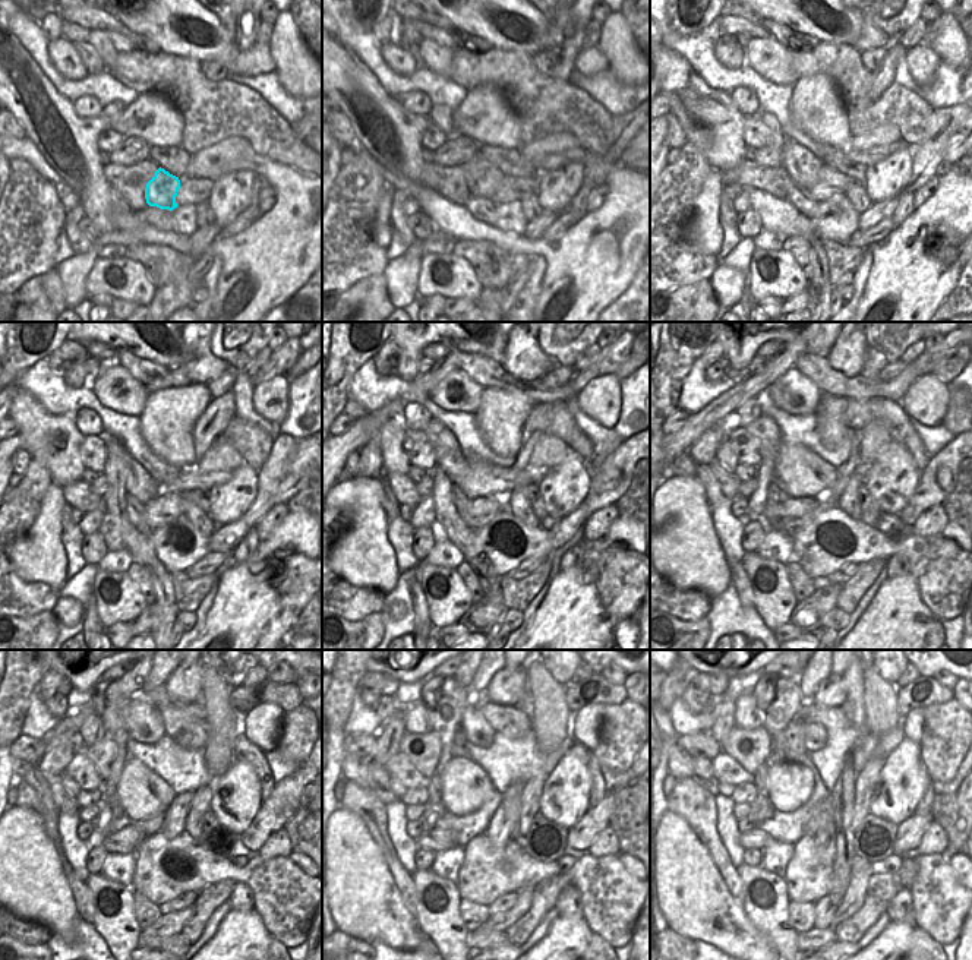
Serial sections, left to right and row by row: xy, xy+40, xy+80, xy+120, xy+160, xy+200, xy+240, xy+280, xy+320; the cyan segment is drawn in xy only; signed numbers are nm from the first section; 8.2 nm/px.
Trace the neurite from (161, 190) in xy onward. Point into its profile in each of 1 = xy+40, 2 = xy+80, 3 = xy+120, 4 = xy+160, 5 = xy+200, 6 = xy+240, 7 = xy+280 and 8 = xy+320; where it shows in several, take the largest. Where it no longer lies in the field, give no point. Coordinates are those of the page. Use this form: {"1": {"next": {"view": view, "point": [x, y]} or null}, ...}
{"1": {"next": {"view": "xy+40", "point": [483, 179]}}, "2": {"next": {"view": "xy+80", "point": [802, 167]}}, "3": {"next": {"view": "xy+120", "point": [138, 483]}}, "4": {"next": {"view": "xy+160", "point": [448, 455]}}, "5": {"next": {"view": "xy+200", "point": [766, 432]}}, "6": {"next": {"view": "xy+240", "point": [101, 754]}}, "7": {"next": {"view": "xy+280", "point": [423, 751]}}, "8": {"next": {"view": "xy+320", "point": [750, 748]}}}

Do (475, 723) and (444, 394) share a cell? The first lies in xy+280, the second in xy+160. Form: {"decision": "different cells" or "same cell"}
{"decision": "same cell"}

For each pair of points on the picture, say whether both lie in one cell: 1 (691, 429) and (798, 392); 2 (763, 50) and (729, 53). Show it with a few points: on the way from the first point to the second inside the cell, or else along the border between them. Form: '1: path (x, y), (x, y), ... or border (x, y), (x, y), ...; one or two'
1: border (794, 366), (788, 368), (766, 388); two
2: border (744, 49), (745, 62); two

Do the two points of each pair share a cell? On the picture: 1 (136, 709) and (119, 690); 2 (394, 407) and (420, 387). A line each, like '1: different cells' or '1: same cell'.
1: different cells
2: same cell

